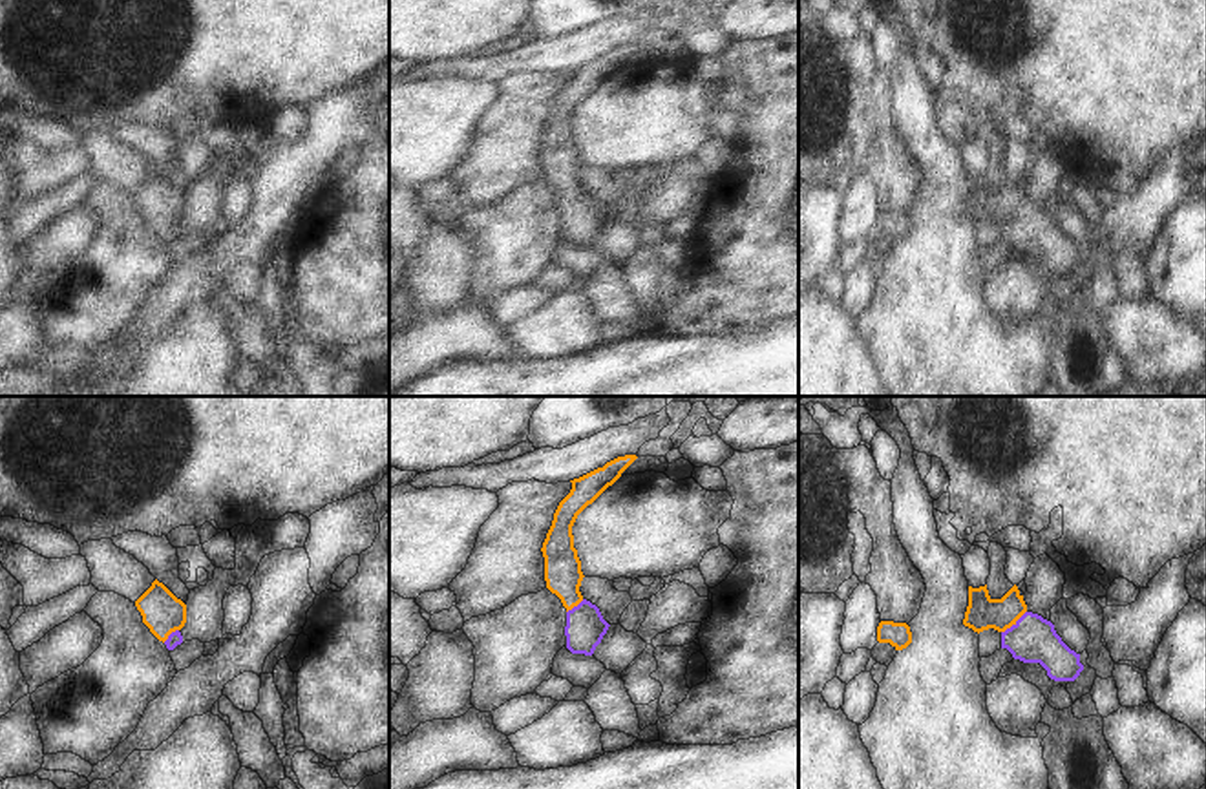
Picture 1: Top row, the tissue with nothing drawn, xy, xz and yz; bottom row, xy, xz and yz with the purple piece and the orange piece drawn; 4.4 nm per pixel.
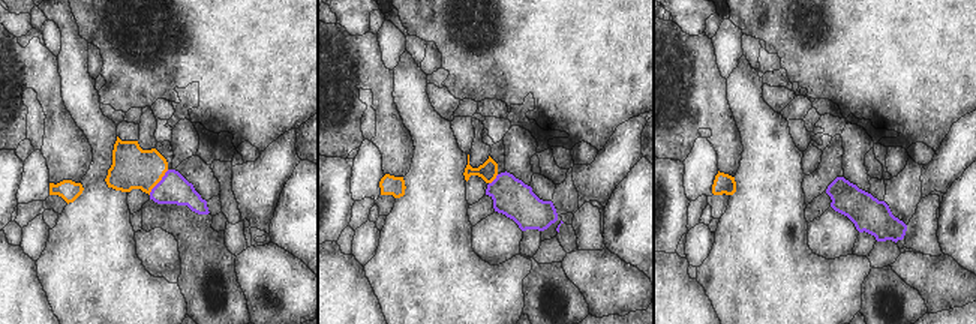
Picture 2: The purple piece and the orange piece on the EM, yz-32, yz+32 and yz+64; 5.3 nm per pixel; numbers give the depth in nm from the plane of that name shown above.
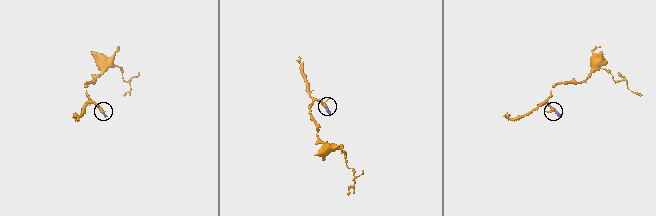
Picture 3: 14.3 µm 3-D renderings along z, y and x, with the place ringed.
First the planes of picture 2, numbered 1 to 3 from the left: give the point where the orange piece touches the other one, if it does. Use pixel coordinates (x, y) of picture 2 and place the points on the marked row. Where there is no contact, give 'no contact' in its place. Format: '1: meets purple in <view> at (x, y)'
1: meets purple in yz-32 at (159, 182)
2: meets purple in yz+32 at (495, 179)
3: no contact

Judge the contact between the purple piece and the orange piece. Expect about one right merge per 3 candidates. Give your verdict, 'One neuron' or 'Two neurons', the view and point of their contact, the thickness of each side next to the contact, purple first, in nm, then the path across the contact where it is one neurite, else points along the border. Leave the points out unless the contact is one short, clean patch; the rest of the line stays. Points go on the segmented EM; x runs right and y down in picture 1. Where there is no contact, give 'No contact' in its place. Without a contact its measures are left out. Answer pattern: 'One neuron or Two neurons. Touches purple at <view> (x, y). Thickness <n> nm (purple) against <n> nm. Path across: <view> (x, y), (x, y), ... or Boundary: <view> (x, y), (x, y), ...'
One neuron. Touches purple at yz (1013, 625). Thickness 200 nm (purple) against 140 nm. Path across: yz (1033, 640), (1013, 625), (1002, 614), (982, 612).

